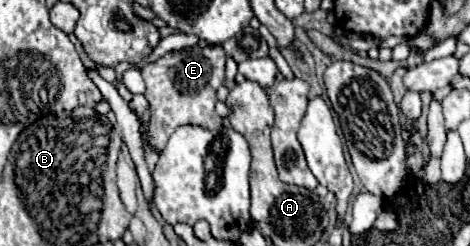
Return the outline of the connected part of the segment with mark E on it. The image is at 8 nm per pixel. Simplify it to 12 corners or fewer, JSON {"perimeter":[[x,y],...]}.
{"perimeter":[[196,45],[142,69],[150,137],[216,131],[224,49]]}

